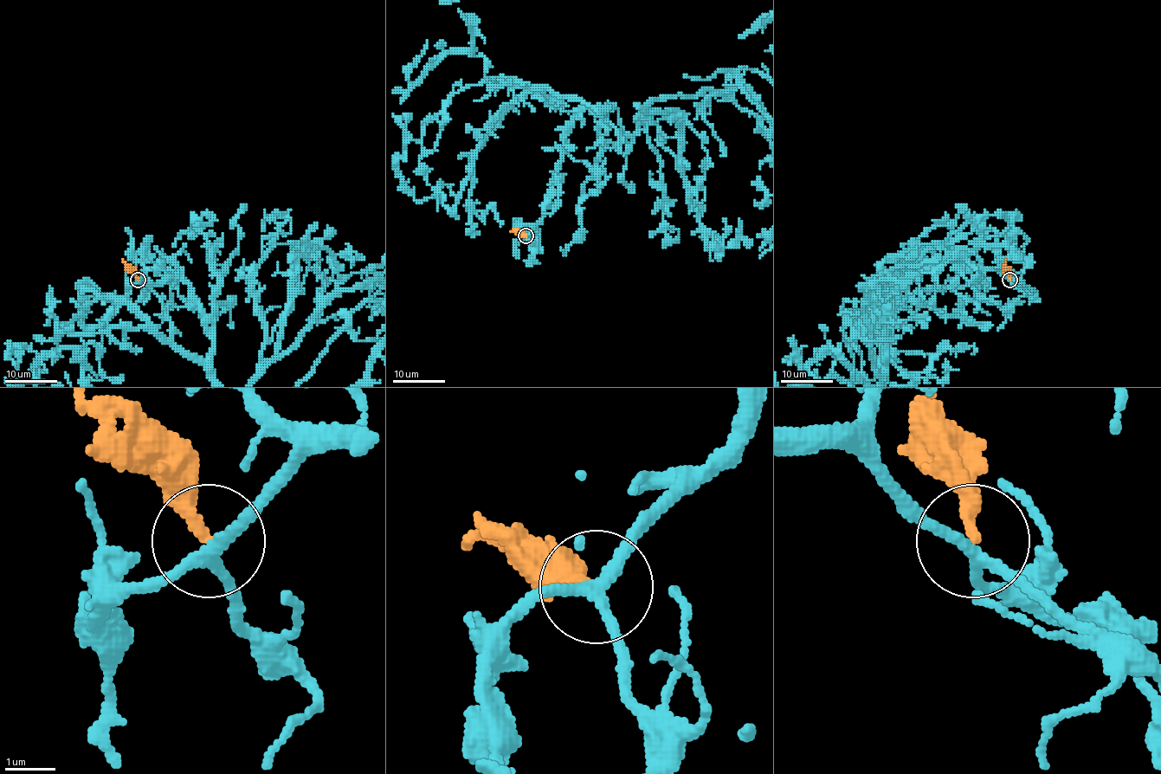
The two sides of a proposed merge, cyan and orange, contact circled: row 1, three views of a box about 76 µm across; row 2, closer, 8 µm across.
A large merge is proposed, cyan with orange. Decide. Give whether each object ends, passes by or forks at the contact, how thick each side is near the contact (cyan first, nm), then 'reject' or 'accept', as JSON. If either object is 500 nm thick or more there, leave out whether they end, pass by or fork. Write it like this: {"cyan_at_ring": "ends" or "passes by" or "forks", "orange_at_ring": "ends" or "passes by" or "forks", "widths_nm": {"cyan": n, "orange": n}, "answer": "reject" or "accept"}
{"cyan_at_ring": "forks", "orange_at_ring": "ends", "widths_nm": {"cyan": 200, "orange": 240}, "answer": "reject"}

